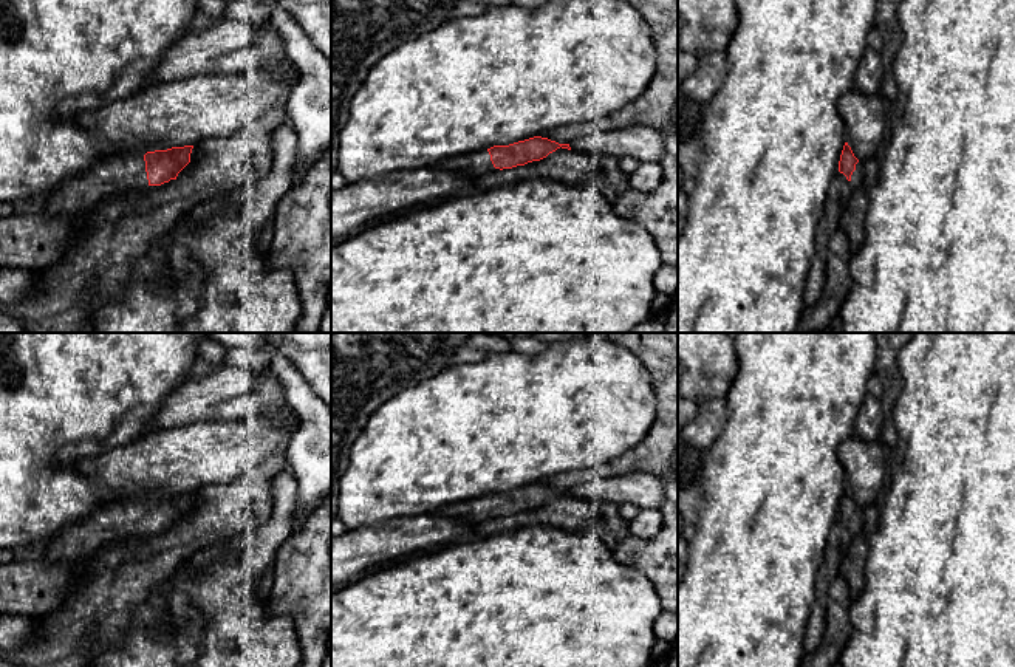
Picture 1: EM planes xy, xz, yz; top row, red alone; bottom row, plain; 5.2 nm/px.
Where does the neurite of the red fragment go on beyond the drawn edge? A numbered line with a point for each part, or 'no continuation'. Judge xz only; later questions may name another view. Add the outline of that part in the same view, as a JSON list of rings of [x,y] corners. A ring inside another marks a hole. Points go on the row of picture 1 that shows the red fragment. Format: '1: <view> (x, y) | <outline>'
1: xz (478, 163) | [[[477,150],[458,156],[450,156],[447,159],[438,161],[433,169],[449,170],[449,172],[464,172],[475,178],[489,173],[494,169],[490,155],[487,150]]]

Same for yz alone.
1: yz (856, 178) | [[[860,162],[856,164],[856,170],[853,172],[851,175],[851,184],[853,186],[860,186],[862,184],[862,180],[863,180],[863,173],[860,170]]]

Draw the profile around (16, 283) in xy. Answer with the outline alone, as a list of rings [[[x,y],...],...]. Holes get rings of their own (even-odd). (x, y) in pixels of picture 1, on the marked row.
[[[0,268],[0,303],[22,302],[34,291],[39,277],[37,269]]]

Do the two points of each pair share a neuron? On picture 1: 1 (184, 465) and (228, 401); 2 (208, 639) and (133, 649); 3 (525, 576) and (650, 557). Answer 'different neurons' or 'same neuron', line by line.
1: different neurons
2: same neuron
3: different neurons

